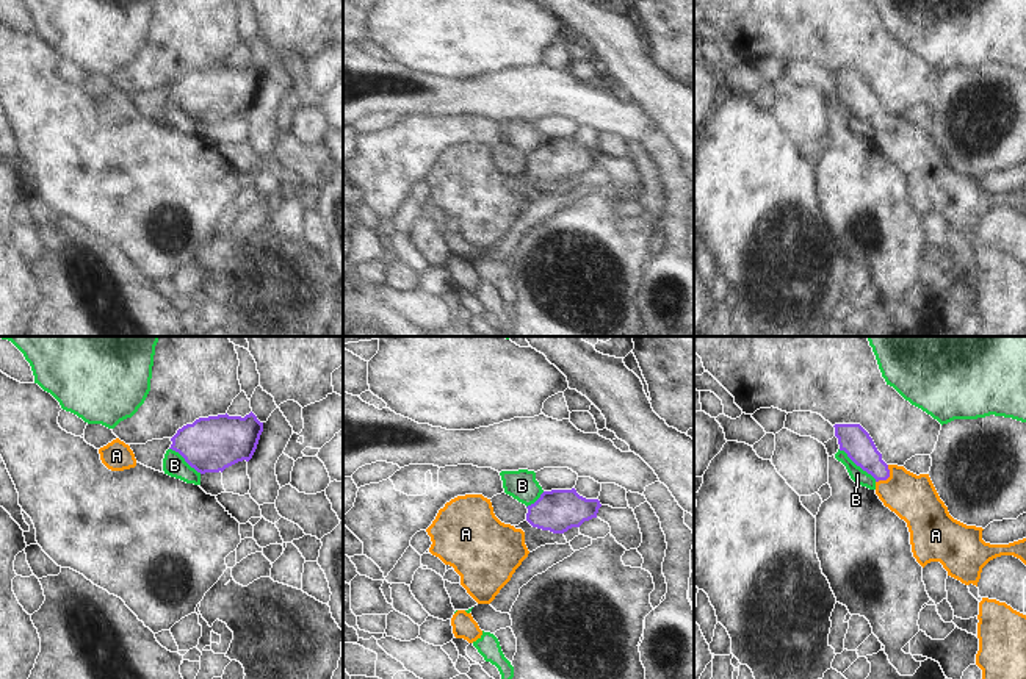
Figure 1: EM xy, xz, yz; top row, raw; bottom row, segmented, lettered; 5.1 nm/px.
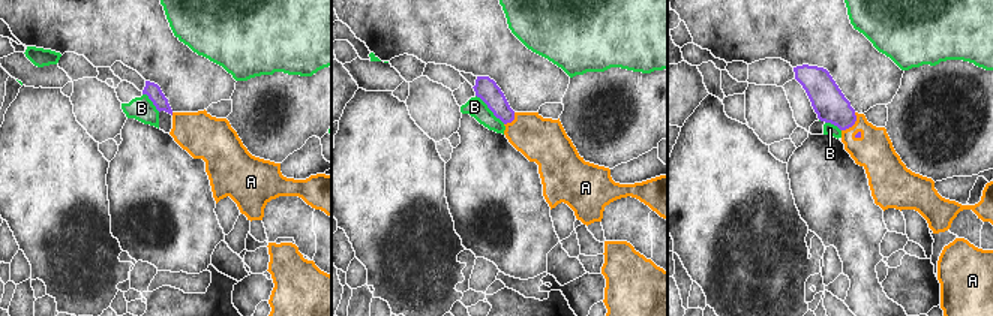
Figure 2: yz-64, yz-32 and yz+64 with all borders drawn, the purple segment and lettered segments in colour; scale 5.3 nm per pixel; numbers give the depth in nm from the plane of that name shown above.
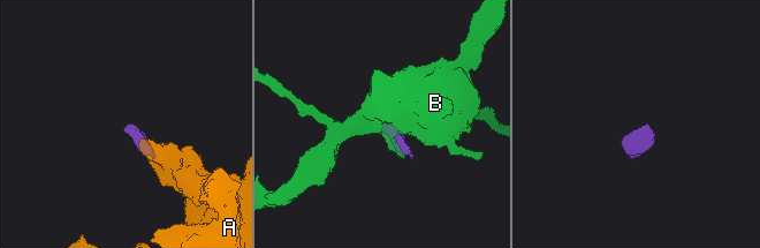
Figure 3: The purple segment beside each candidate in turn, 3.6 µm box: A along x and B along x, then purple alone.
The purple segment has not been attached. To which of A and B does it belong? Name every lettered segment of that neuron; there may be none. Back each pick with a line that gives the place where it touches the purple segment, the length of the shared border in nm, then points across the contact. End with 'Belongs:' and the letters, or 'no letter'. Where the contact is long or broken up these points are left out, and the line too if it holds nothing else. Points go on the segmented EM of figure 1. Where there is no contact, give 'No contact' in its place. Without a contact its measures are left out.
A: Touches purple at yz (887, 477). Shared border 120 nm. Path across: yz (856, 441), (887, 477), (914, 498)
Belongs: A.

